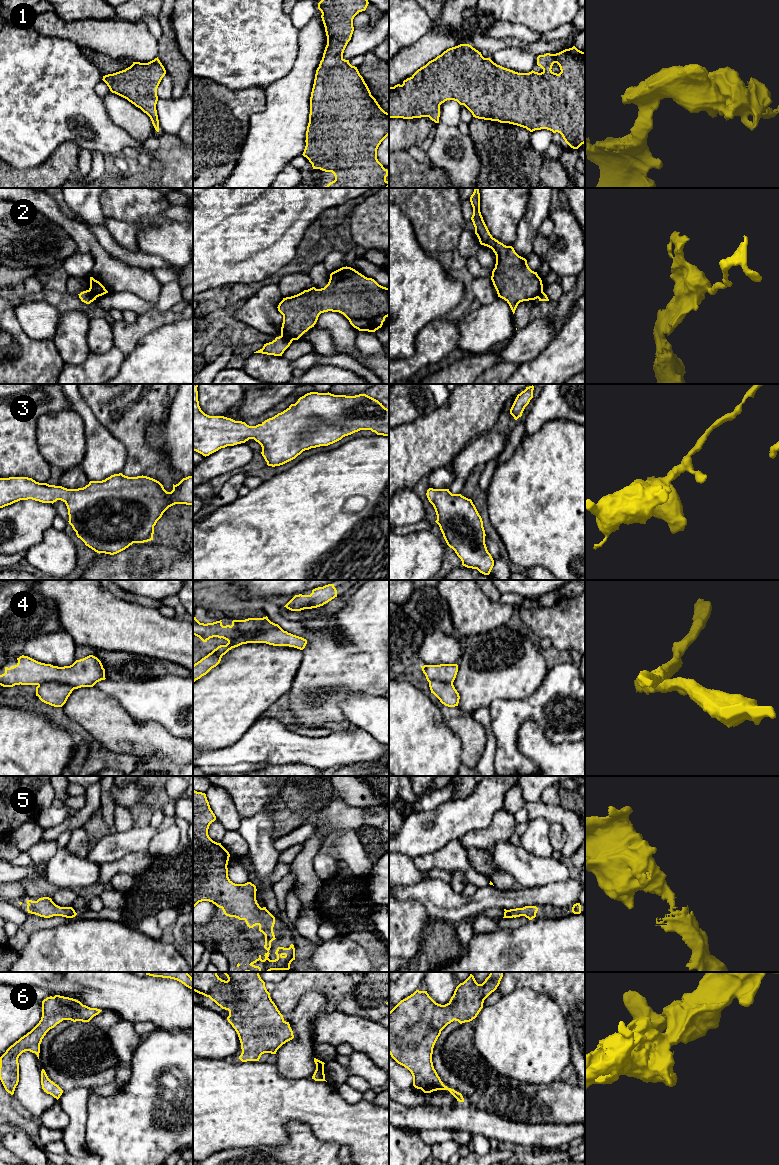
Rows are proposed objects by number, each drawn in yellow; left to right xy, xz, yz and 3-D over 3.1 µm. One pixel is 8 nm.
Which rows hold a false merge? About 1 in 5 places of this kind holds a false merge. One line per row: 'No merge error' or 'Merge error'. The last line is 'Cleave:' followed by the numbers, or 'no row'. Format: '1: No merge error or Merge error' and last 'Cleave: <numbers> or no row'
1: No merge error
2: Merge error
3: No merge error
4: No merge error
5: No merge error
6: No merge error
Cleave: 2

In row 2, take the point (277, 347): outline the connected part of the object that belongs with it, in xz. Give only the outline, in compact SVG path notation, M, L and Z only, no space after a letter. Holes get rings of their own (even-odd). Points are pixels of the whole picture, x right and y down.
M283 336L276 337L272 342L264 344L263 348L254 352L267 355L282 356L284 351L292 343L292 339Z

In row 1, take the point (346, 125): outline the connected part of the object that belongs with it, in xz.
M321 0L318 3L327 45L315 74L310 97L306 146L302 155L309 160L313 169L334 174L335 180L324 188L389 188L389 182L386 180L389 171L377 159L377 149L389 135L389 113L385 112L371 95L357 67L343 58L344 50L354 31L353 19L359 12L365 11L368 4L368 0Z

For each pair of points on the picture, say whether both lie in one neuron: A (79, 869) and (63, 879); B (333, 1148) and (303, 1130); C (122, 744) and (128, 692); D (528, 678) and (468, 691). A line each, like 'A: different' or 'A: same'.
A: same
B: same
C: different
D: same

